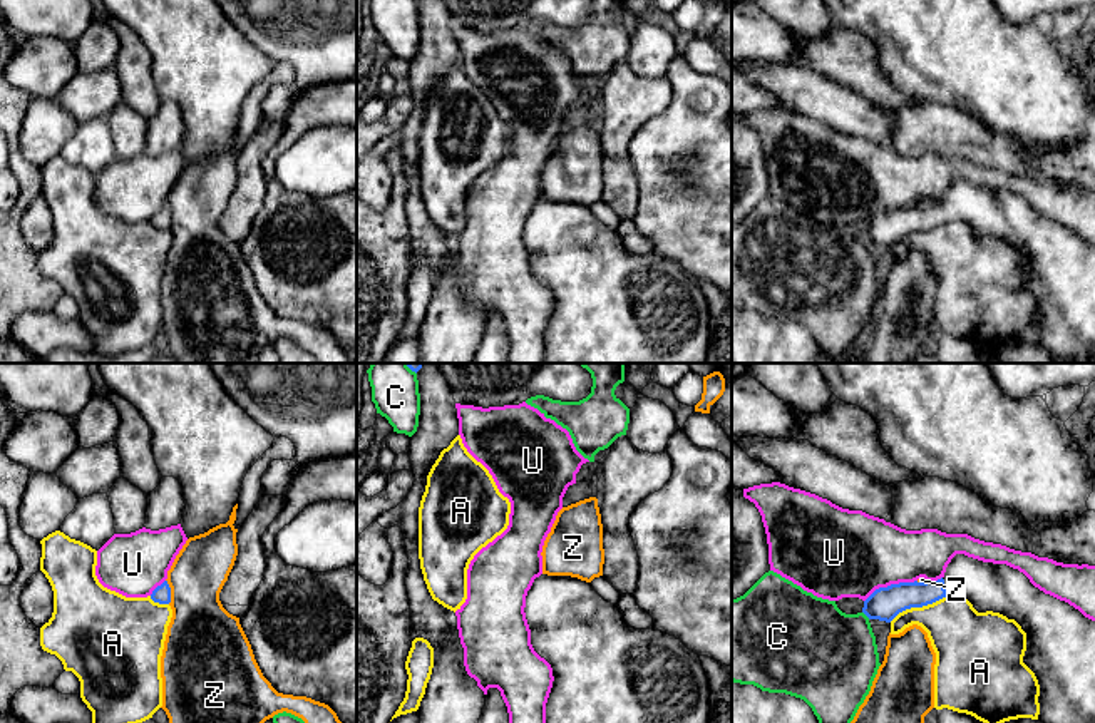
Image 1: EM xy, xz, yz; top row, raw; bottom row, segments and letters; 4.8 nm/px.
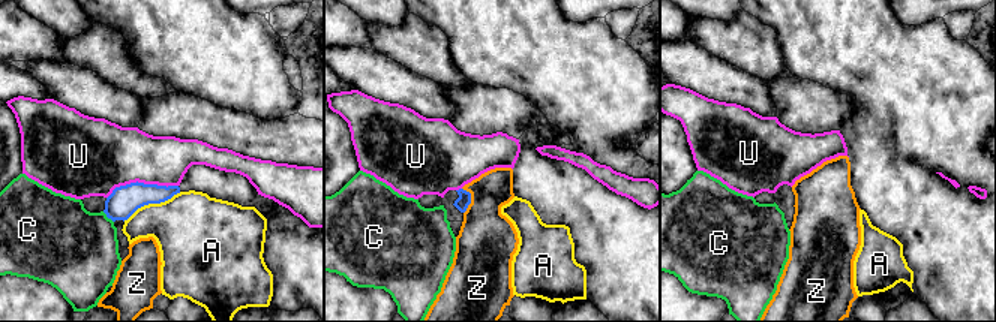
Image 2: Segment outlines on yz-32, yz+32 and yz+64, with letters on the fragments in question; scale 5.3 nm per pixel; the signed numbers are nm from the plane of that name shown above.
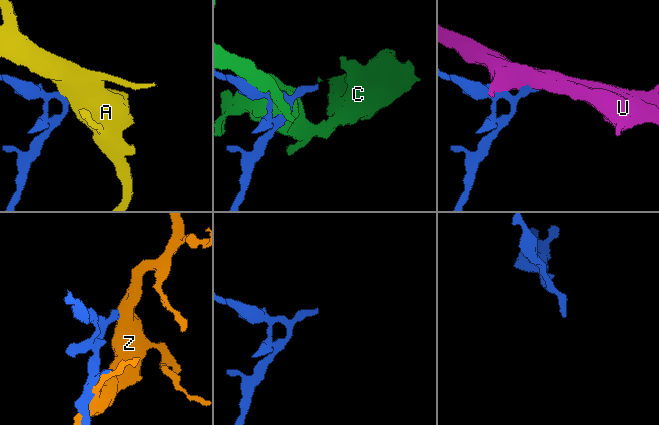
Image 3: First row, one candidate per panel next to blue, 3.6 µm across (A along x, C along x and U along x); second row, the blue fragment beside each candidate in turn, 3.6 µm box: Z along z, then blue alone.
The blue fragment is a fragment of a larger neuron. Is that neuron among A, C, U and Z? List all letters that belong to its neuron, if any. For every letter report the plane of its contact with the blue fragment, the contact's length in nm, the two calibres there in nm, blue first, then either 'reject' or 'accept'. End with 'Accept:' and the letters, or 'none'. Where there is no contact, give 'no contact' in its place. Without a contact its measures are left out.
A: contact in yz; length 300 nm; calibres 160 and 280 nm; reject
C: contact in yz; length 50 nm; calibres 160 and 420 nm; reject
U: contact in yz; length 280 nm; calibres 160 and 420 nm; reject
Z: contact in xy; length 120 nm; calibres 90 and 320 nm; reject
Accept: none

